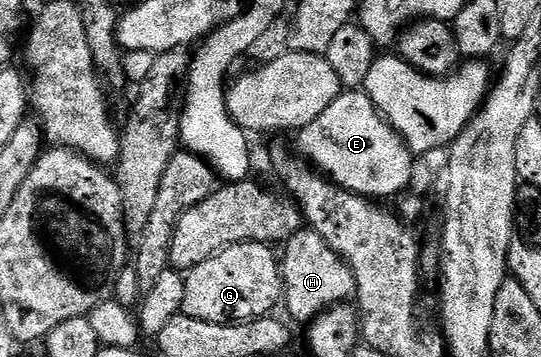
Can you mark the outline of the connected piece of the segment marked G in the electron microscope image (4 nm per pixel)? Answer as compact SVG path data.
M235 244L222 250L217 256L206 258L198 266L187 269L184 276L184 305L182 312L190 318L202 322L220 324L238 324L245 320L267 317L272 307L279 305L282 300L282 281L278 256L266 244Z

